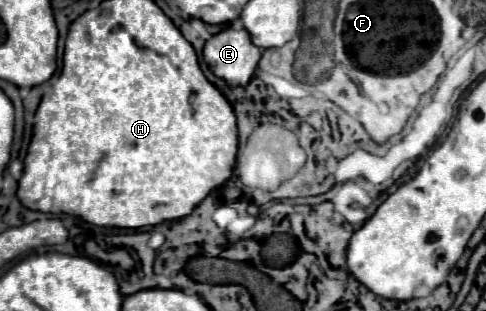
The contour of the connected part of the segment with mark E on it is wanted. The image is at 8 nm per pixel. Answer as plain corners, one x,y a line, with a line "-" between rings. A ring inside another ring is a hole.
225,28
209,38
203,48
203,60
211,72
231,86
245,86
253,78
261,54
245,28

